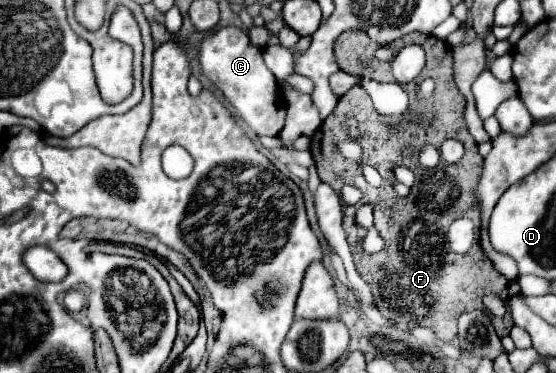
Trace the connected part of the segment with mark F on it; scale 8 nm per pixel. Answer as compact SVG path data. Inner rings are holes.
M423 35L423 49L427 53L427 65L421 75L427 75L435 81L435 95L423 107L423 115L429 113L435 117L433 131L425 131L423 127L419 127L417 135L404 135L396 131L395 125L405 119L379 115L369 95L357 84L339 98L335 111L311 137L311 153L317 157L317 163L319 159L327 163L327 171L321 169L321 165L317 165L317 169L321 177L327 175L327 183L333 189L339 189L339 183L355 185L363 193L359 205L371 203L375 207L375 227L387 247L377 255L367 255L363 251L353 253L353 261L361 277L371 285L375 305L381 315L395 321L397 329L407 331L421 325L433 329L441 339L449 341L457 335L459 313L463 313L465 309L481 309L483 295L497 293L501 299L507 301L507 281L493 269L491 261L487 261L479 243L473 243L471 251L467 251L465 255L455 253L447 243L447 229L455 219L479 217L475 187L481 175L483 157L479 155L477 143L463 121L465 101L453 83L451 47L433 35ZM349 119L357 119L357 140L360 138L359 145L363 150L365 163L373 165L381 173L381 187L371 187L361 175L359 165L343 159L337 147L333 147L333 143L339 139L339 123L347 125ZM391 123L394 128L387 129L387 125ZM423 137L427 137L427 141L433 141L435 145L441 145L445 139L457 139L465 145L465 155L459 163L451 165L441 161L435 169L425 169L417 163L415 155L405 157L401 153L401 147L419 145ZM397 163L405 163L415 173L415 185L407 197L399 197L393 191L393 165Z

